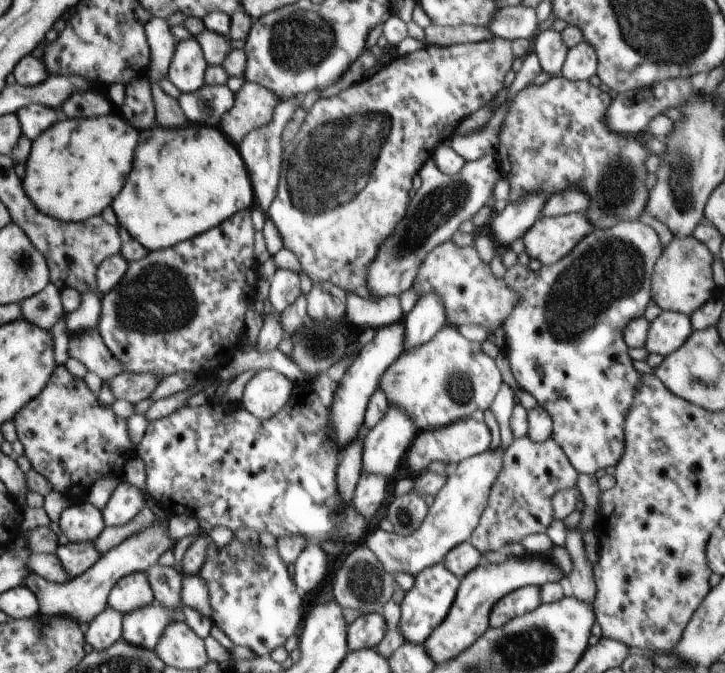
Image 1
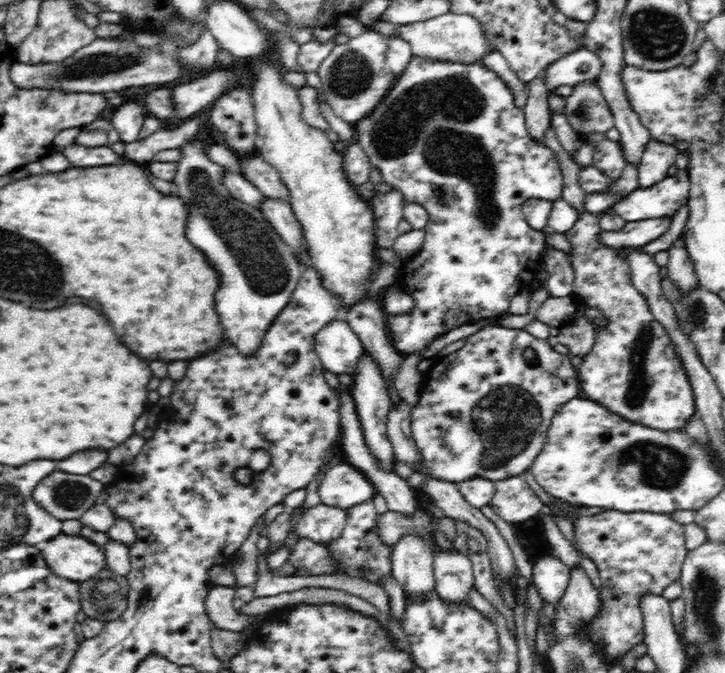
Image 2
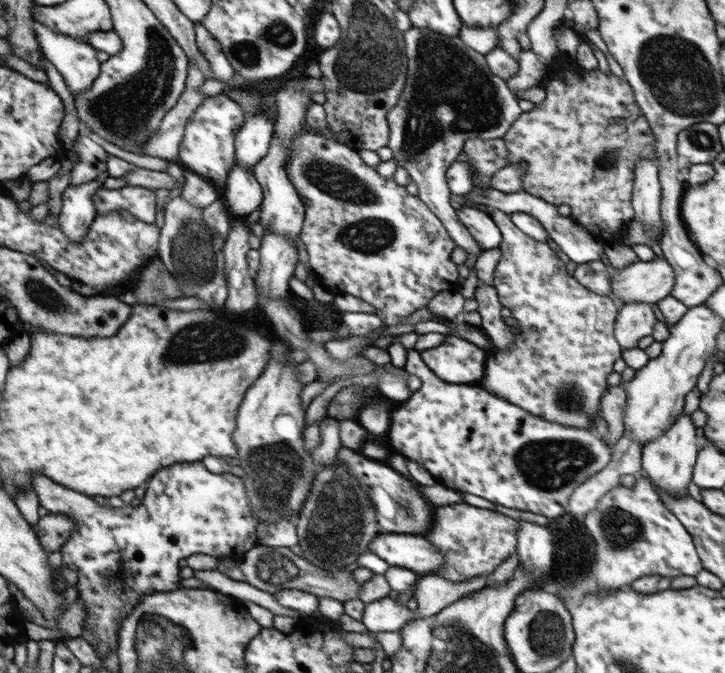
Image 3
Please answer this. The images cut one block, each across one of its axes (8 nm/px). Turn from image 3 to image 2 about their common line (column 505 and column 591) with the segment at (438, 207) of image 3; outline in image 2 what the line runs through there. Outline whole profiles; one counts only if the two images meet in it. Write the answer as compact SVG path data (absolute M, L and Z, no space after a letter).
M590 80L578 82L572 94L565 97L563 113L579 136L606 132L614 128L613 114L601 89Z

